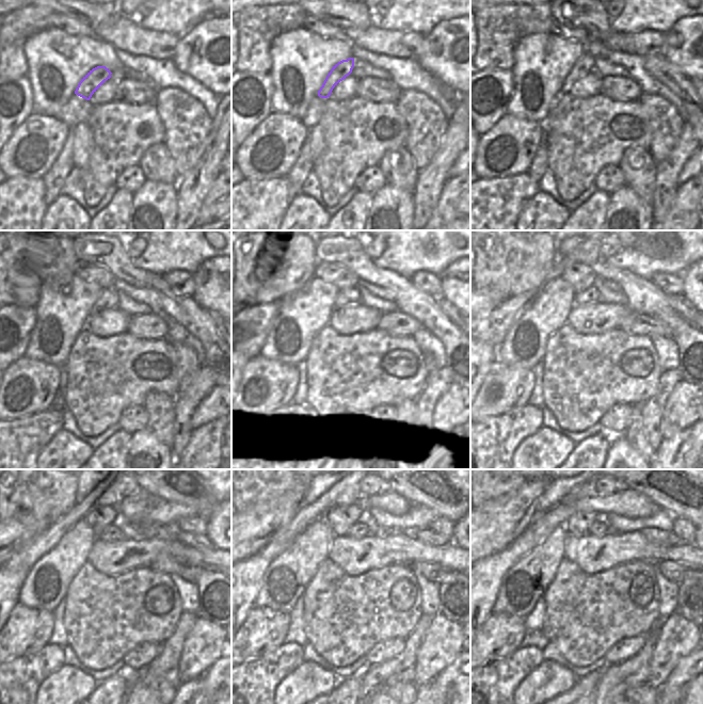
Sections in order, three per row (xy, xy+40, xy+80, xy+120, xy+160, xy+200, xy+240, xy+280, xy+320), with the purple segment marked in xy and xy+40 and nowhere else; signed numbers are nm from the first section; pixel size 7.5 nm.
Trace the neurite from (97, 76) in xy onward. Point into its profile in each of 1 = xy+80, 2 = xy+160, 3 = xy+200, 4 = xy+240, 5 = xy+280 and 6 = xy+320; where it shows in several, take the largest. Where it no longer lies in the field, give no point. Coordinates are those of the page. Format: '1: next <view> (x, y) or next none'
1: next xy+80 (585, 64)
2: next xy+160 (351, 296)
3: next xy+200 (591, 294)
4: next xy+240 (113, 533)
5: next xy+280 (365, 525)
6: next xy+320 (601, 526)

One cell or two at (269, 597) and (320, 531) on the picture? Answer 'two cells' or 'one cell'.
one cell

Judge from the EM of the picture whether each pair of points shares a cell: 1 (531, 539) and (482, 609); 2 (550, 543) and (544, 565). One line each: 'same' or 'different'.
1: same
2: same

